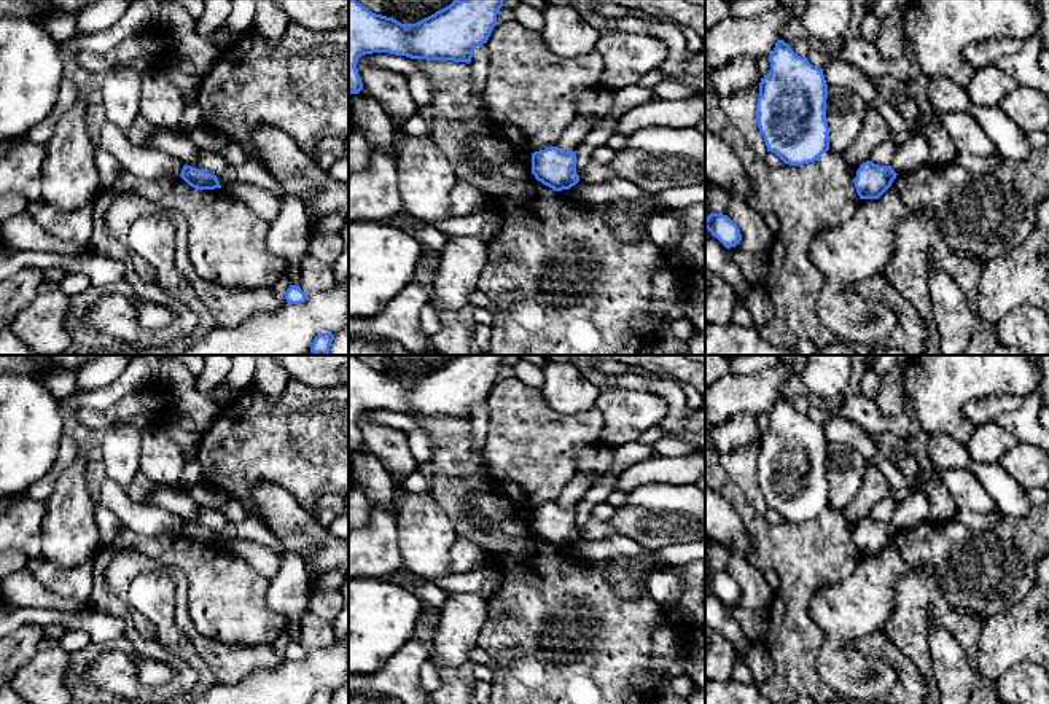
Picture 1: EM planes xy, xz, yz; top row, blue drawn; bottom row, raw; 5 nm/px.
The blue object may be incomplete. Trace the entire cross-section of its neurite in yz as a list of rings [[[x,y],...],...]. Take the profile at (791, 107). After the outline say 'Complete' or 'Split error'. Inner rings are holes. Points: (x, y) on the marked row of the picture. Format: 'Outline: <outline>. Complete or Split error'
Outline: [[[777,40],[769,62],[756,104],[756,121],[767,151],[790,166],[818,161],[829,150],[823,68],[797,56],[783,40]]]. Complete

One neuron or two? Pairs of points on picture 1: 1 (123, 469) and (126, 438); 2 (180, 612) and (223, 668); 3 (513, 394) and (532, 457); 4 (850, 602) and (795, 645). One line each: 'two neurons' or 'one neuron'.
1: one neuron
2: one neuron
3: one neuron
4: two neurons

